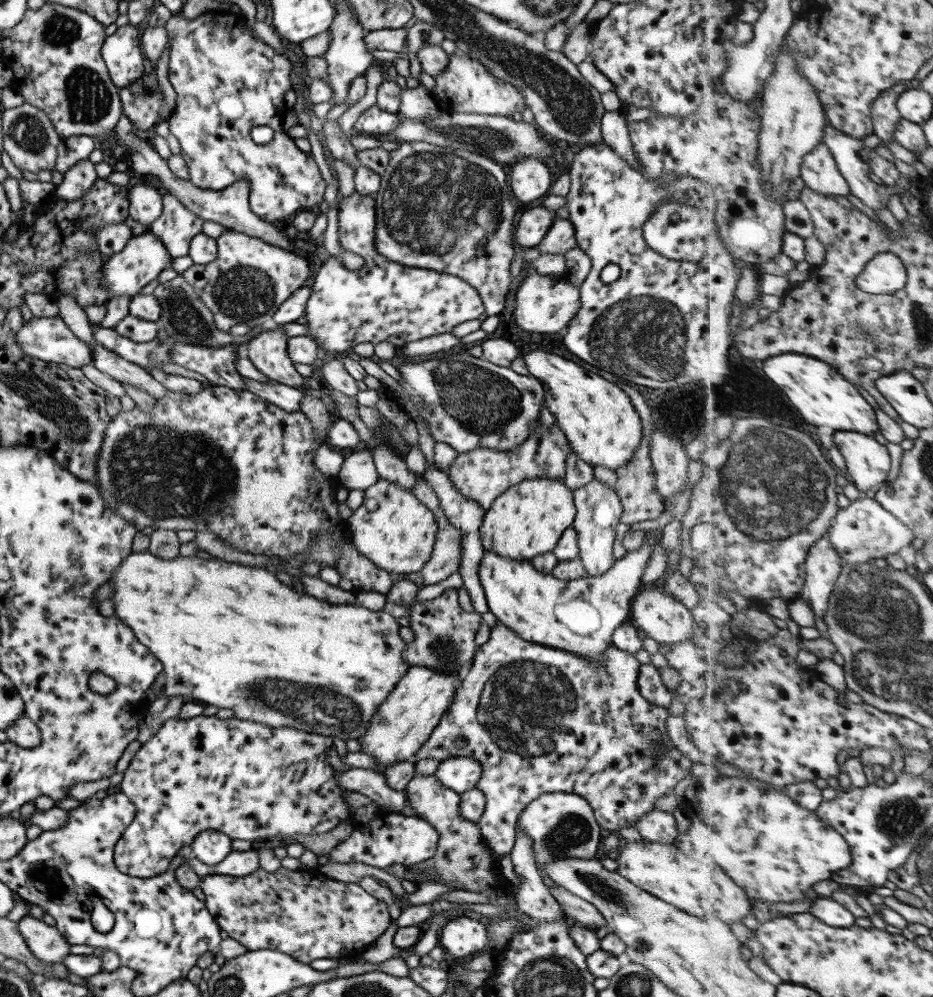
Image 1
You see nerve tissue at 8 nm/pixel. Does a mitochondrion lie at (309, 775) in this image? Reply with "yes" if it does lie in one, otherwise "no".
no

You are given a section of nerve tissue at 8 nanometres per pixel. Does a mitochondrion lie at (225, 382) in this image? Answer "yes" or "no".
no

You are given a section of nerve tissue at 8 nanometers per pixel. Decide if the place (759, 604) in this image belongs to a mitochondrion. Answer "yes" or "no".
no

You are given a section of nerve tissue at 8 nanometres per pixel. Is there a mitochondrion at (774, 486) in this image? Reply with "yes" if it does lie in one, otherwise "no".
yes

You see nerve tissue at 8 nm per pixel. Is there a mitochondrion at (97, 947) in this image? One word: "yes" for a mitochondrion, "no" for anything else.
no

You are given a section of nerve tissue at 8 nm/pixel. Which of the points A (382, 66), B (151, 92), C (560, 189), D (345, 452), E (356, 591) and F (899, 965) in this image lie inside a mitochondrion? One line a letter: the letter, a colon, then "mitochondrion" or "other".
A: other
B: mitochondrion
C: other
D: other
E: other
F: other

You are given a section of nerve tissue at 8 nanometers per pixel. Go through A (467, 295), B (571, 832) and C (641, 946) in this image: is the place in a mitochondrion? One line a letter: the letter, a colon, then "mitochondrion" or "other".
A: other
B: mitochondrion
C: mitochondrion

